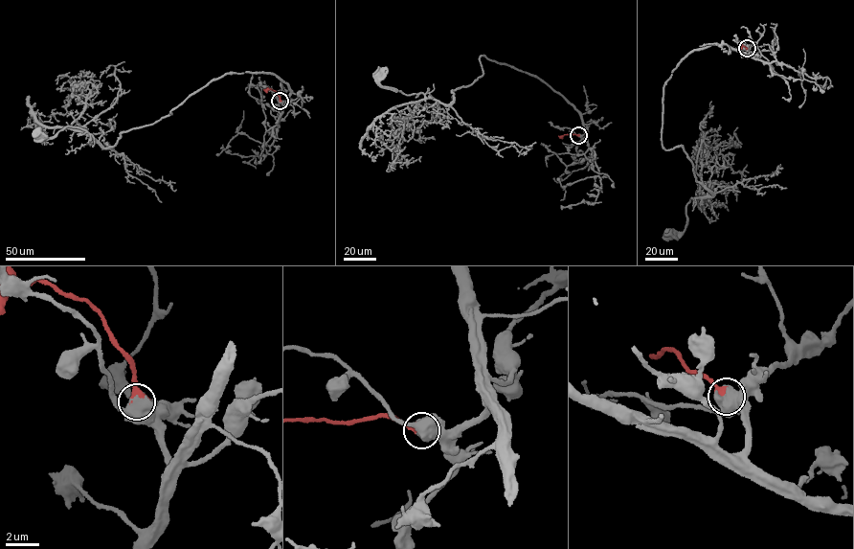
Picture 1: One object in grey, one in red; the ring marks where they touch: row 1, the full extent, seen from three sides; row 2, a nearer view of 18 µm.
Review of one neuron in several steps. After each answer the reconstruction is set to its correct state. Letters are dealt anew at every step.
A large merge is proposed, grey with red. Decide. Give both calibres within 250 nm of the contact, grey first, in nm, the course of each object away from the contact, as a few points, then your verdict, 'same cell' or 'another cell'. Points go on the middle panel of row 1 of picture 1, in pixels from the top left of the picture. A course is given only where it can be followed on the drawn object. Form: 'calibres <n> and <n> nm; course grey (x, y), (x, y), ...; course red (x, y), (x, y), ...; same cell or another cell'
calibres 700 and 700 nm; course grey (578, 135), (581, 113), (562, 96), (483, 55), (483, 75), (452, 91), (448, 103), (381, 86), (379, 76); course red (578, 135), (558, 135); same cell

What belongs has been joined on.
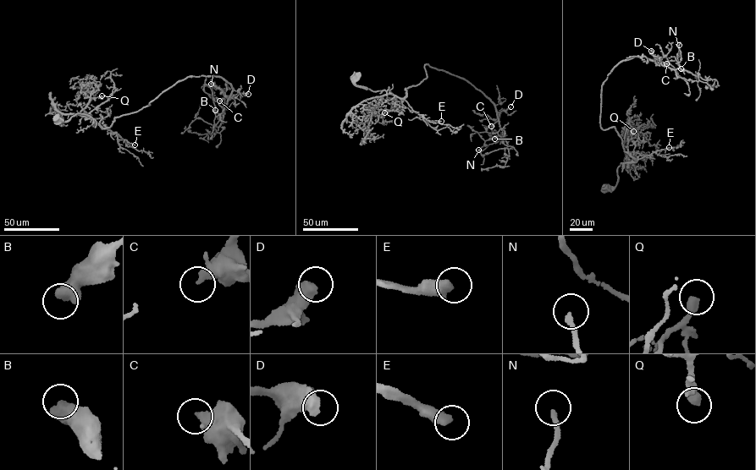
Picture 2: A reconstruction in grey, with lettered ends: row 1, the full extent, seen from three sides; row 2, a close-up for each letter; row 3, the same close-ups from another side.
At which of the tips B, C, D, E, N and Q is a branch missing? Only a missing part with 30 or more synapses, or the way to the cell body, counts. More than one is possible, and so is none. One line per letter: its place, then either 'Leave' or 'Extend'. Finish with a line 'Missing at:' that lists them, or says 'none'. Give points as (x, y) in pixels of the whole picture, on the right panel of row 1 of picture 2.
B: Place: (681, 68). Leave
C: Place: (666, 63). Leave
D: Place: (651, 51). Leave
E: Place: (669, 147). Extend
N: Place: (679, 45). Extend
Q: Place: (633, 131). Extend
Missing at: E, N, Q

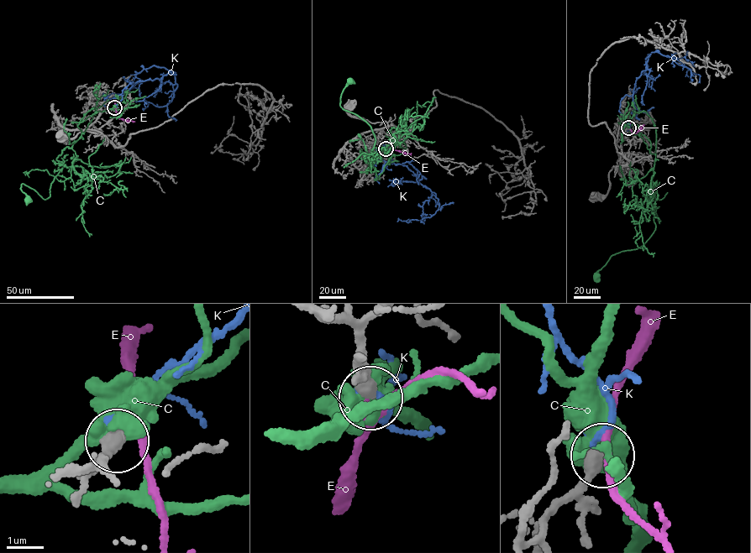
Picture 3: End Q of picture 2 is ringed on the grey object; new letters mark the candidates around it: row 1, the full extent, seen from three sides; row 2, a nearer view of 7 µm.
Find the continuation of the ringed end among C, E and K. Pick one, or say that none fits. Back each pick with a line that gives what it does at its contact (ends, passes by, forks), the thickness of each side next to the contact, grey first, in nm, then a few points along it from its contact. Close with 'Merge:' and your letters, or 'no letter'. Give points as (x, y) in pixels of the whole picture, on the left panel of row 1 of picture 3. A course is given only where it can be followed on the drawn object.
Merge: no letter

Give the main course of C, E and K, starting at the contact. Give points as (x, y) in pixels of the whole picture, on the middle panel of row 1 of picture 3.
C: (386, 148), (367, 170), (375, 169), (380, 153), (371, 152), (370, 125), (340, 106), (351, 80)
E: (386, 148), (391, 148), (411, 155)
K: (386, 148), (391, 161), (406, 165), (435, 193), (439, 204), (430, 217), (397, 221)

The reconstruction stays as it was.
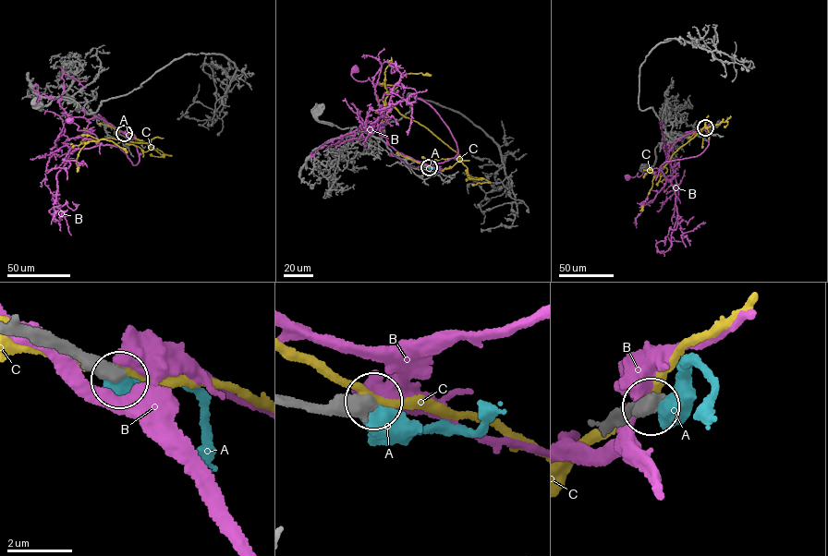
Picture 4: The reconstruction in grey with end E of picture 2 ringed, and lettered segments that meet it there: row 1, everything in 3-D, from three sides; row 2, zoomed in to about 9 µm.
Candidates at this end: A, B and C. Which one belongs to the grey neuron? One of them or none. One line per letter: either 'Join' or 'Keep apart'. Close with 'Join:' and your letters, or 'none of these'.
A: Keep apart
B: Keep apart
C: Keep apart
Join: none of these

